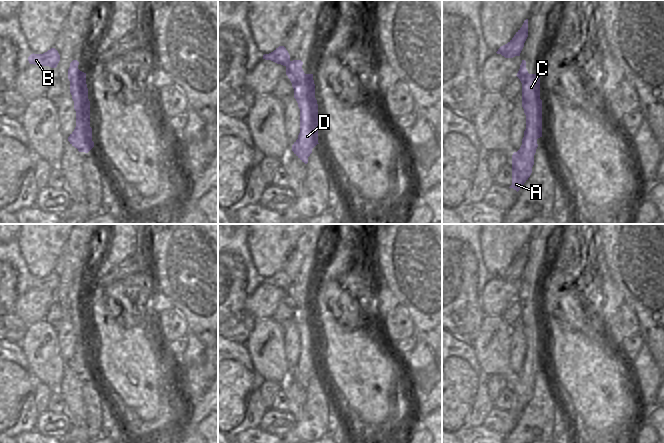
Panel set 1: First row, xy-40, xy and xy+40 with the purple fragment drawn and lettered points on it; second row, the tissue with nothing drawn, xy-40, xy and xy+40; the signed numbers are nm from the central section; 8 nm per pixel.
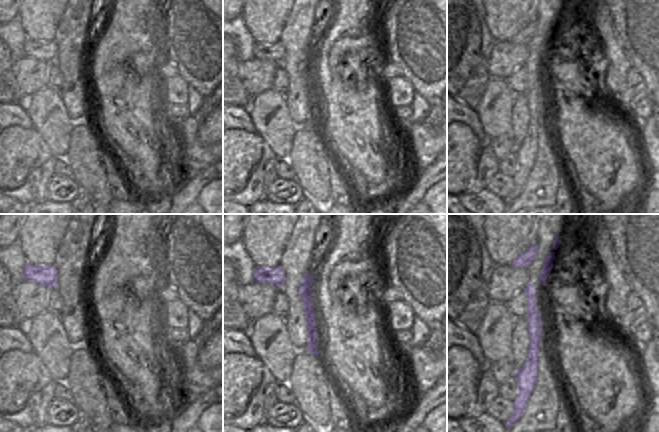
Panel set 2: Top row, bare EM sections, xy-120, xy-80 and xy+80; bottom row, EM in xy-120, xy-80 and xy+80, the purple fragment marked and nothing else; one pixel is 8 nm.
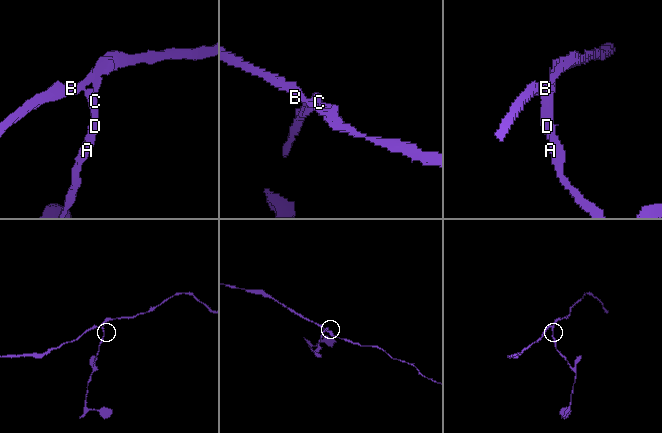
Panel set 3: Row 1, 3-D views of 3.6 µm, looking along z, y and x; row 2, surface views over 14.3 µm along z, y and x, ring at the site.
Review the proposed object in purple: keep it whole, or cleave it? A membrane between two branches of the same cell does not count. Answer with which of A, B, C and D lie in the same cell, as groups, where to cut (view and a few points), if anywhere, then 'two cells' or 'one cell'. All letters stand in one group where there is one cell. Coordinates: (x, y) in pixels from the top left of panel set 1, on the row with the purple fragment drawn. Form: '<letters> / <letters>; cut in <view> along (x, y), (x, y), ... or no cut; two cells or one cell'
A C D / B; cut in xy along (291, 61), (286, 66); two cells

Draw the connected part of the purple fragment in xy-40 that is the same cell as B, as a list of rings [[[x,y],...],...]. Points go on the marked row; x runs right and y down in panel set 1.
[[[51,48],[43,54],[31,54],[28,57],[28,61],[30,64],[35,64],[37,66],[56,68],[60,61],[60,55],[55,48]]]

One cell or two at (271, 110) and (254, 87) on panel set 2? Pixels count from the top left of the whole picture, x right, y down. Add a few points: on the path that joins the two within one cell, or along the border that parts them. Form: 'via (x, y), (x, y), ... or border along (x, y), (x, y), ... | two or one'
border along (270, 87), (252, 98) | two

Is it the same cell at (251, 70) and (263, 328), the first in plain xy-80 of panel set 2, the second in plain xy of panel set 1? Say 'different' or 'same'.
different

